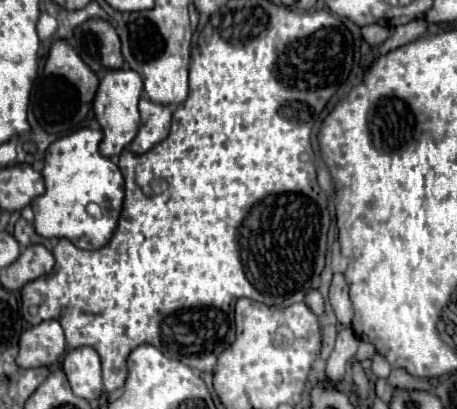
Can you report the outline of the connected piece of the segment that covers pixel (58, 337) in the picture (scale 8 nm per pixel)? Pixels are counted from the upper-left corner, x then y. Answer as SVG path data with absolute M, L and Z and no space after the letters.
M41 321L23 331L17 365L23 369L49 367L65 353L65 335L59 321Z

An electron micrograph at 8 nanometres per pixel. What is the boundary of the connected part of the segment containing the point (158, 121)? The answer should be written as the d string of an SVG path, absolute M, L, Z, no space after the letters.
M147 97L139 101L139 113L141 113L141 127L135 139L131 141L133 153L145 153L155 143L163 141L169 135L171 125L171 109L167 105L153 103Z

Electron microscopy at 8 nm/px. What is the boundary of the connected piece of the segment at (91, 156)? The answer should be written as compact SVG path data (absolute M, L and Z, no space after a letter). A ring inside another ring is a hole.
M85 127L49 145L41 171L47 189L31 203L35 211L35 231L41 237L69 239L79 249L99 249L111 239L121 213L125 183L119 167L99 153L97 147L101 139L101 131ZM89 203L101 207L101 217L87 213Z

